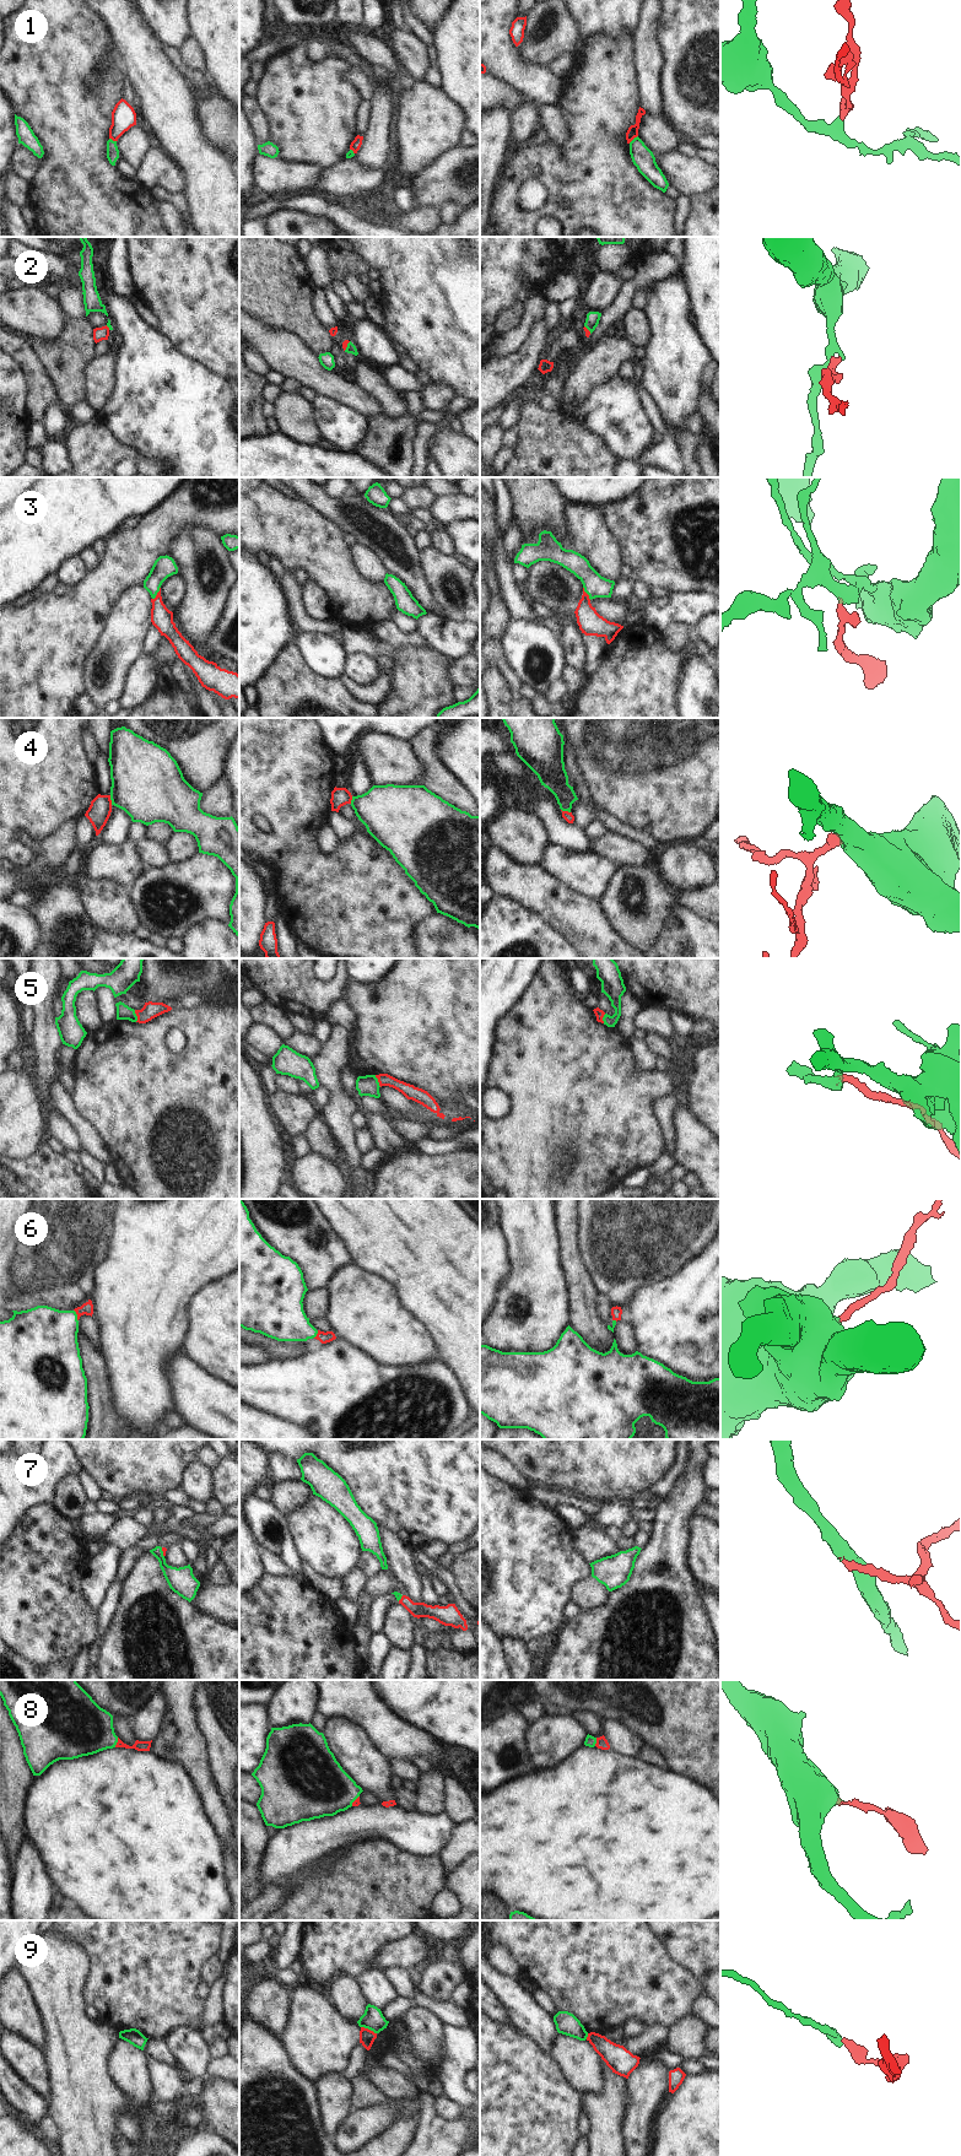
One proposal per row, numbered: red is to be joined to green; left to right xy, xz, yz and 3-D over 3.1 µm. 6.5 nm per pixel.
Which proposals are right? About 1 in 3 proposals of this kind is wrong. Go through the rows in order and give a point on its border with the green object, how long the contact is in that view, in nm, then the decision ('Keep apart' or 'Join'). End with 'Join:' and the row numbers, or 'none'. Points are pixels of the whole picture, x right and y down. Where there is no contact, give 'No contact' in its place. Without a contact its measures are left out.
1: Touches green at yz (633, 139). Shared border 80 nm. Keep apart
2: Touches green at xz (347, 346). Shared border 80 nm. Keep apart
3: Touches green at xy (157, 592). Shared border 100 nm. Join
4: Touches green at xy (111, 799). Shared border 70 nm. Join
5: Touches green at xy (136, 1016). Shared border 80 nm. Join
6: Touches green at xy (76, 1316). Shared border 80 nm. Join
7: Touches green at xy (162, 1552). Shared border 70 nm. Join
8: Touches green at xy (117, 1741). Shared border 70 nm. Join
9: Touches green at xz (368, 2028). Shared border 120 nm. Keep apart
Join: 3, 4, 5, 6, 7, 8.

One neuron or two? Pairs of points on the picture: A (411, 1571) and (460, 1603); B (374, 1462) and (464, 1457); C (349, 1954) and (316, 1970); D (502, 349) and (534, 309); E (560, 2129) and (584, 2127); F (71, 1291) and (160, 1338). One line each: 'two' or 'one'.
A: two
B: one
C: one
D: one
E: two
F: two

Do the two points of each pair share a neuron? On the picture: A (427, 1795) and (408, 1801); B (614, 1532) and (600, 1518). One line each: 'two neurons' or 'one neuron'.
A: two neurons
B: two neurons

